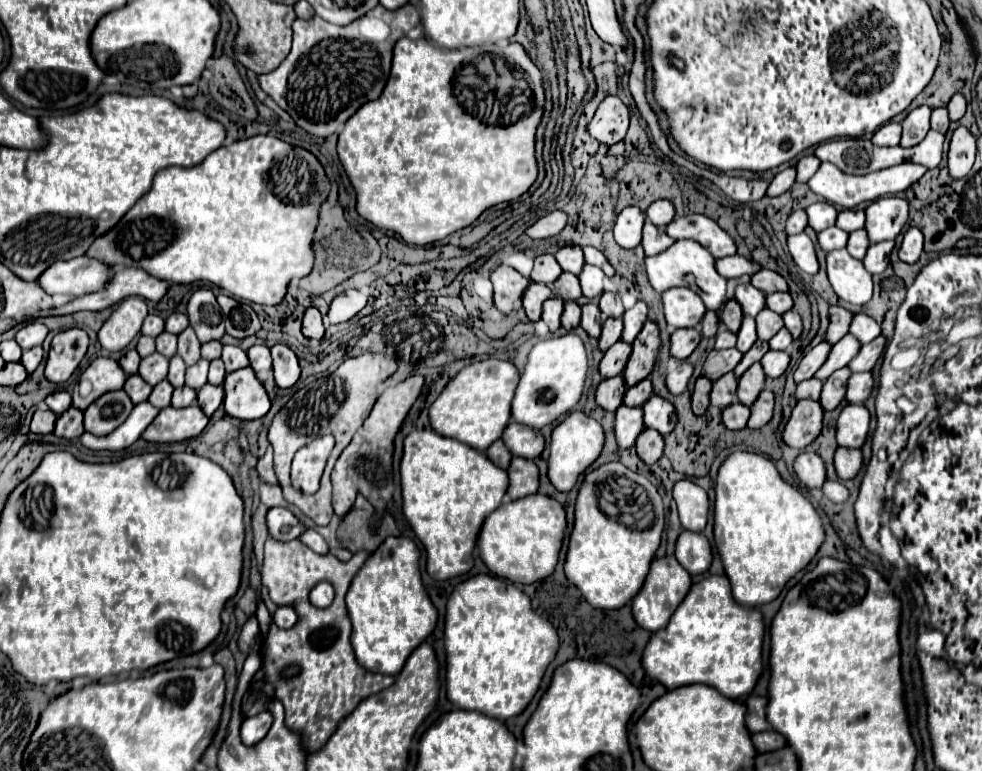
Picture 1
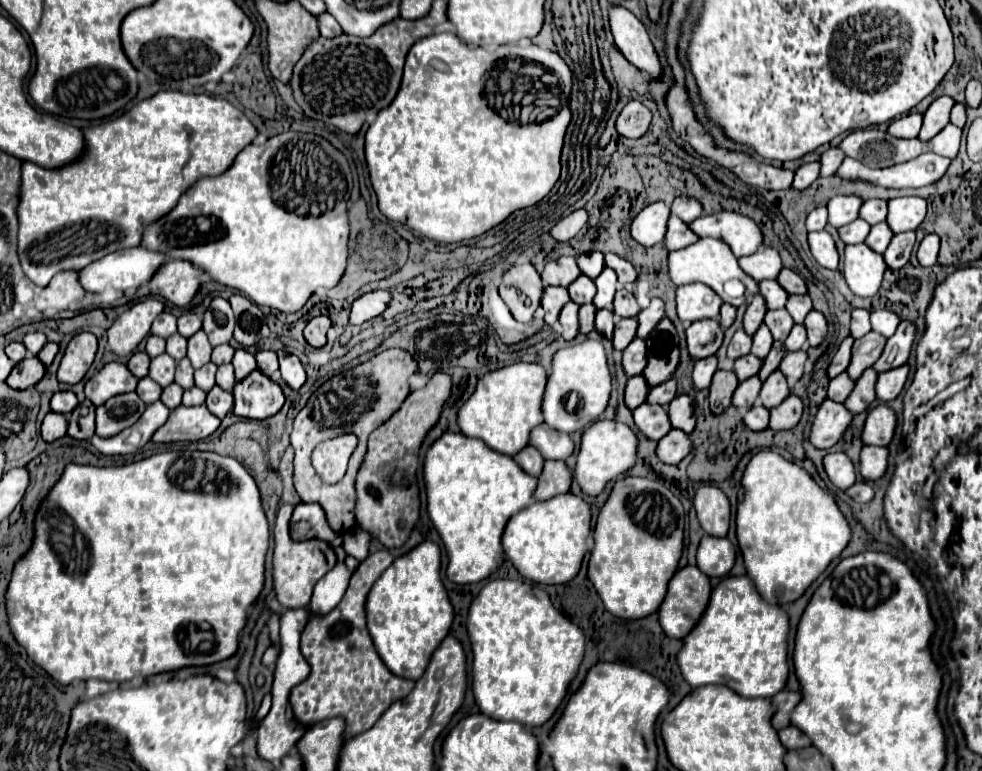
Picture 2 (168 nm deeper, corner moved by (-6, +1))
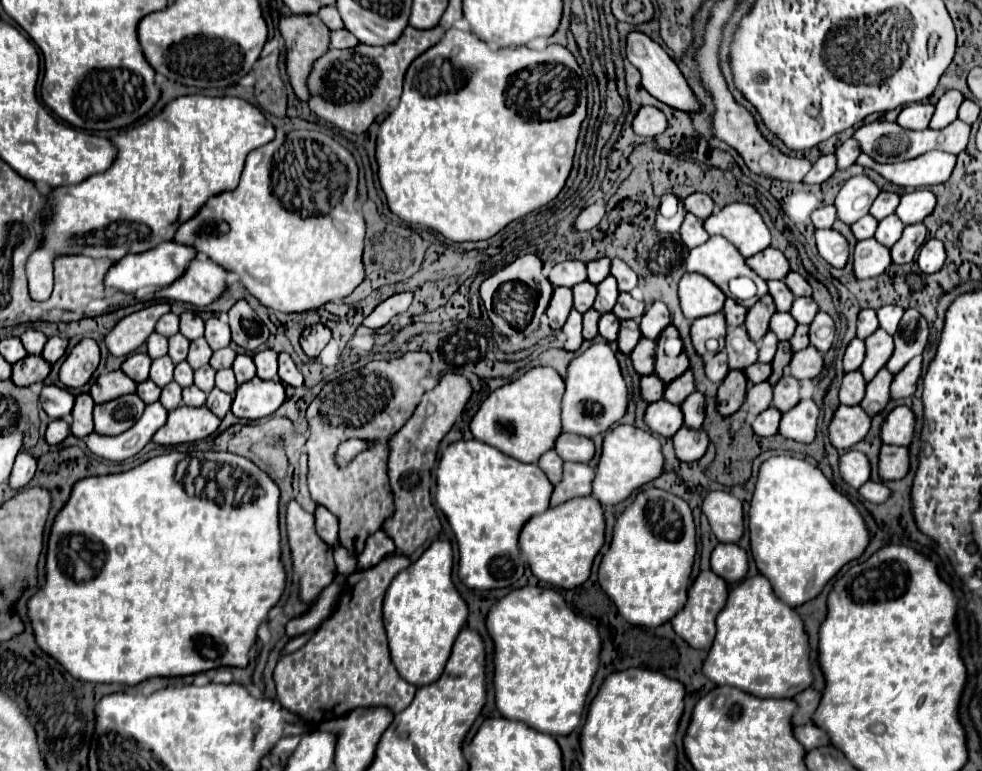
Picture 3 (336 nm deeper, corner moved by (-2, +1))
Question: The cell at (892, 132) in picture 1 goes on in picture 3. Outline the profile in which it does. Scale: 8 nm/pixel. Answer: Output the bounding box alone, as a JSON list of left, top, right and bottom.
[898,104,934,130]

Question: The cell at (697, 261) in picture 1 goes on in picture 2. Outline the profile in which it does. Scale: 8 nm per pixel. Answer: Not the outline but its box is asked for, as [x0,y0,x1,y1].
[668,238,758,306]

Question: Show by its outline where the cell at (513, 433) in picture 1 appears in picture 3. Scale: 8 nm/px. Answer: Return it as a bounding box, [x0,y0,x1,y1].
[554,434,596,462]

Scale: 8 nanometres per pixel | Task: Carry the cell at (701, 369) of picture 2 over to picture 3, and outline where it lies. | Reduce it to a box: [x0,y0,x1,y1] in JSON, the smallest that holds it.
[704,350,730,384]

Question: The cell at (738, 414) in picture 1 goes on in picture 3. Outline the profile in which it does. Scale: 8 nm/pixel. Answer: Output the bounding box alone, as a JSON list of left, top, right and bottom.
[752,408,782,436]

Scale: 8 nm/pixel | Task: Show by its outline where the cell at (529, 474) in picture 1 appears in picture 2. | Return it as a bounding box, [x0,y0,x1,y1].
[534,460,572,500]

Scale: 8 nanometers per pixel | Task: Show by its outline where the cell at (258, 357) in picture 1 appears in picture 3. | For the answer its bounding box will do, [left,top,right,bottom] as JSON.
[254,350,278,380]

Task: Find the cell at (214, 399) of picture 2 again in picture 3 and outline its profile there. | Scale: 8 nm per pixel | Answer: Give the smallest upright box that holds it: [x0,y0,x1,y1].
[206,388,232,418]

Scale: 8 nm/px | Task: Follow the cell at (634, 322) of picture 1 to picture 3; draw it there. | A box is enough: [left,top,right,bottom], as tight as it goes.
[640,302,670,340]

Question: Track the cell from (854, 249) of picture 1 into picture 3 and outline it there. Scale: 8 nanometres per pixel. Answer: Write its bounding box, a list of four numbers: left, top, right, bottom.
[874,214,904,248]

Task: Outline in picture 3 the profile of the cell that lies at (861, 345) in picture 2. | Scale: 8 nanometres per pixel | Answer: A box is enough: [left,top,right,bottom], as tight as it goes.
[860,328,894,382]

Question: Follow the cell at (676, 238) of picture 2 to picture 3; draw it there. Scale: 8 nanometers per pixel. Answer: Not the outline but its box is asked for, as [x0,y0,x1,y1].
[680,212,710,248]

